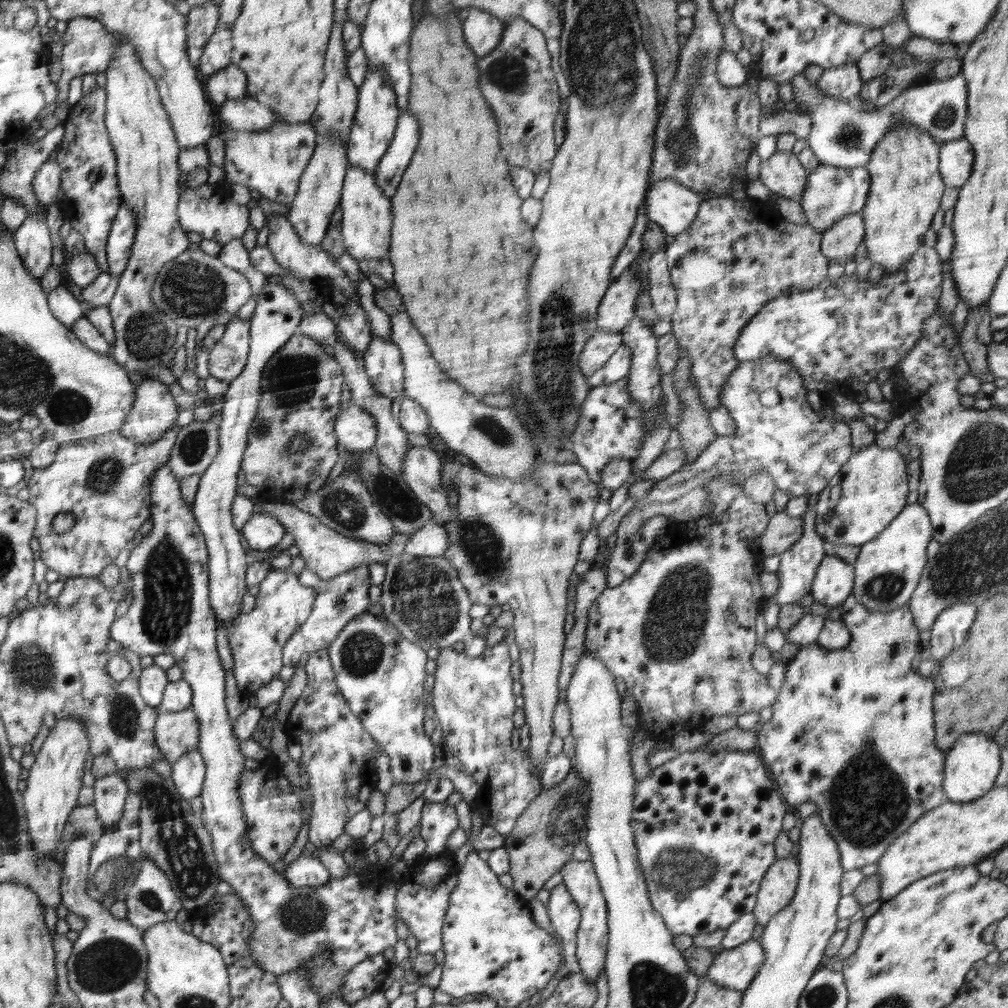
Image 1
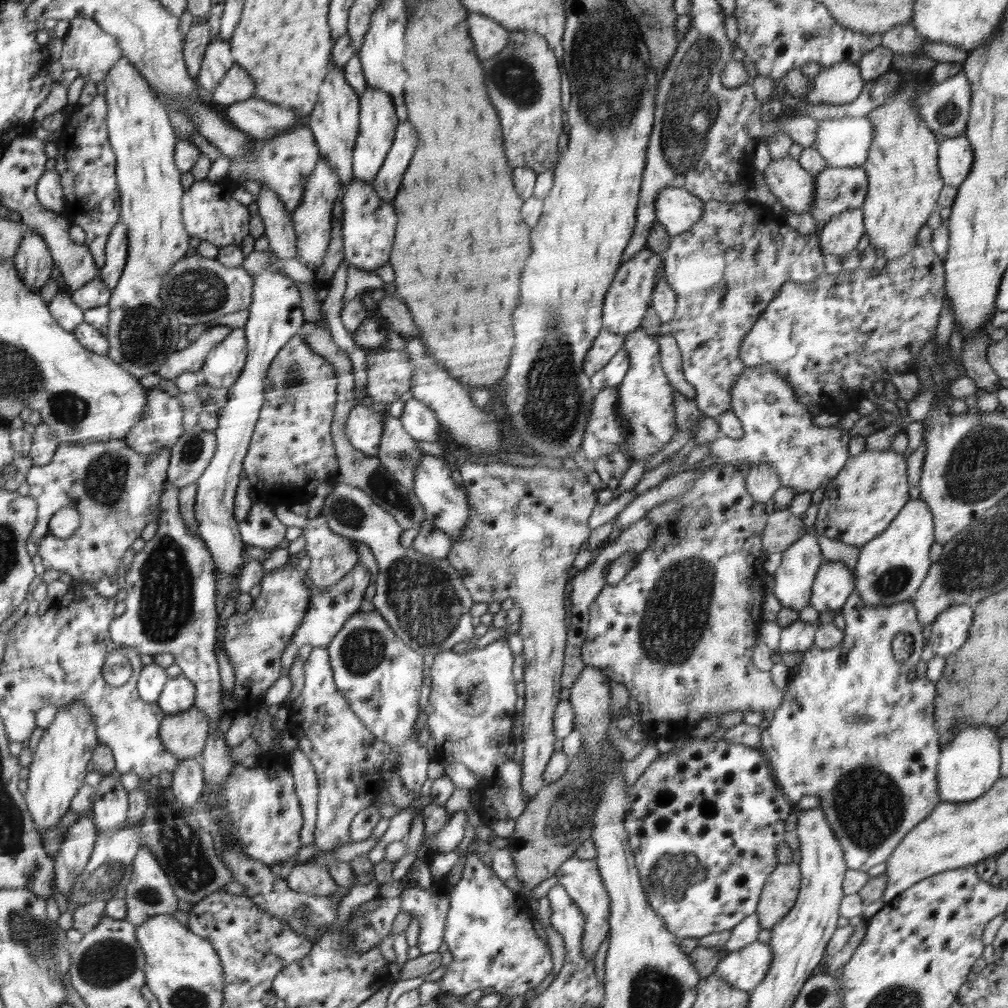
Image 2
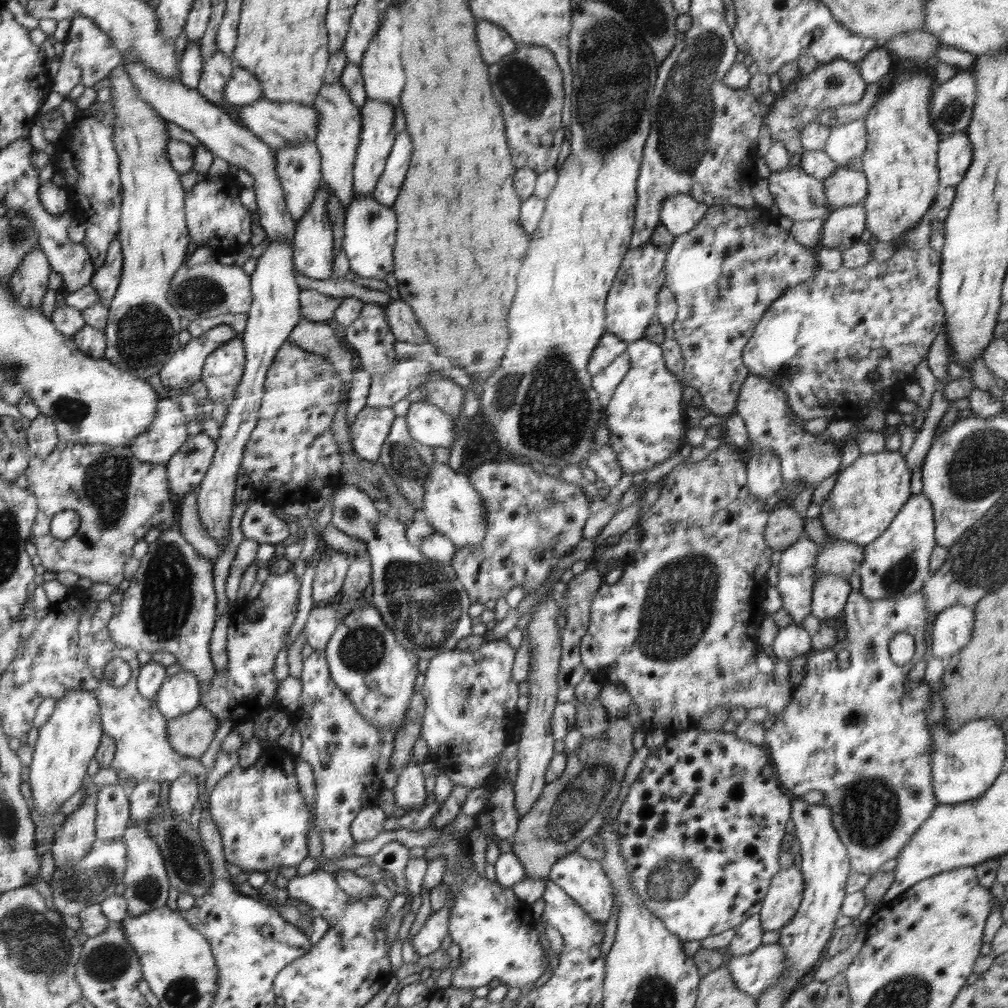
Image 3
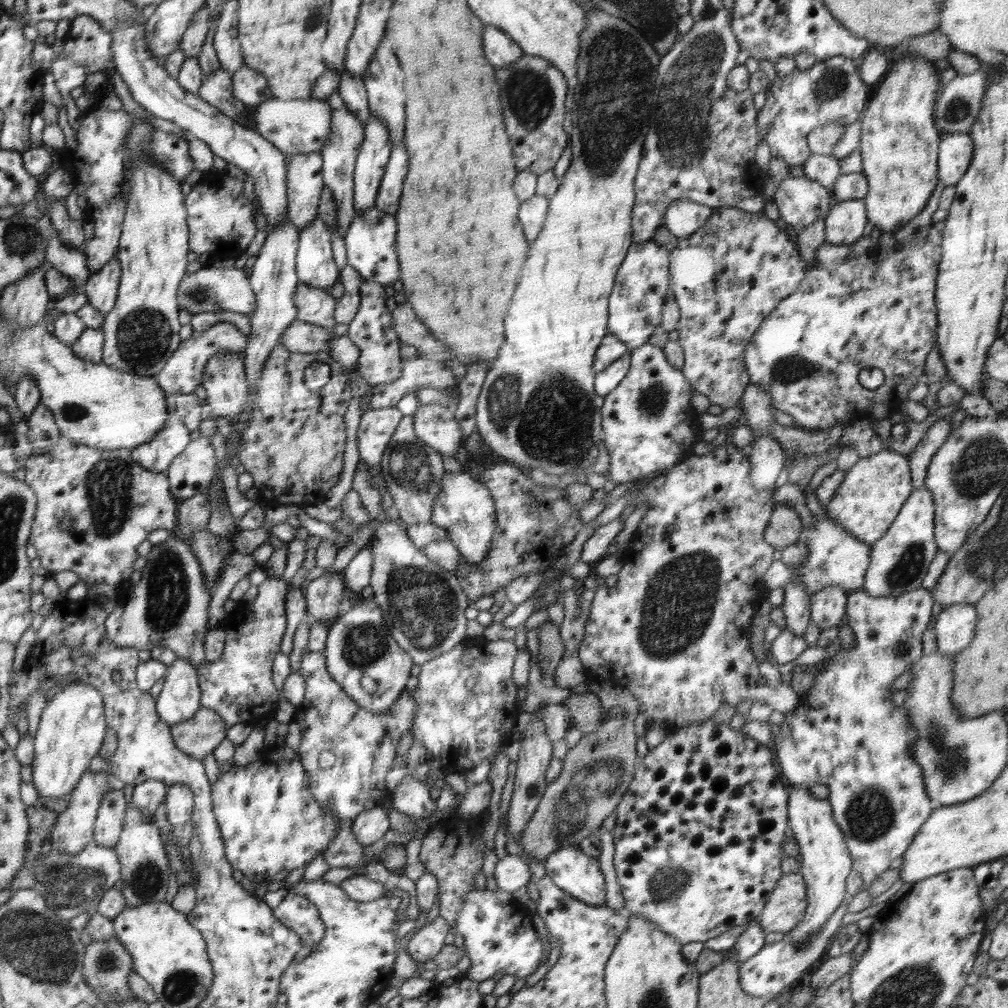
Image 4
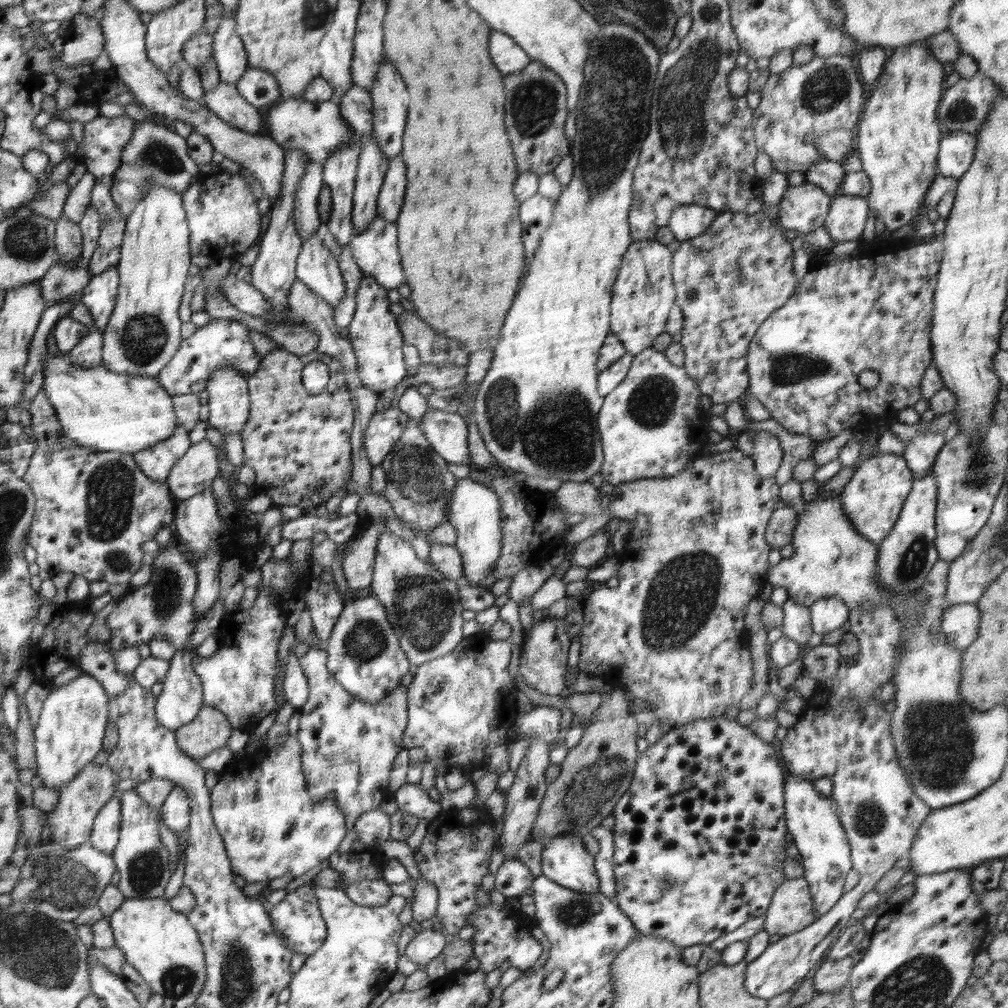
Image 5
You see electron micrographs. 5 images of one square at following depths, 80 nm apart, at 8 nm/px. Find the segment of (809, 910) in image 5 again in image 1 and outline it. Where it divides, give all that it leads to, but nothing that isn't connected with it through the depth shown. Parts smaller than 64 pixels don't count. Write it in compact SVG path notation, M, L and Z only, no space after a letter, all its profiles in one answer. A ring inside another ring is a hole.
M794 856L776 859L764 875L757 894L754 916L766 926L771 918L789 905L799 879L799 866Z

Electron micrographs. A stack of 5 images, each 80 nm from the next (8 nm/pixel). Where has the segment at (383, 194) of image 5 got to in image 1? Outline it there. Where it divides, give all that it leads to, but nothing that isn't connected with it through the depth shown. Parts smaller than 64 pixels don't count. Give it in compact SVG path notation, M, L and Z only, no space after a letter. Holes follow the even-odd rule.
M405 110L399 116L392 142L374 172L377 185L388 198L396 194L396 188L402 180L406 166L410 164L416 144L418 144L418 122Z

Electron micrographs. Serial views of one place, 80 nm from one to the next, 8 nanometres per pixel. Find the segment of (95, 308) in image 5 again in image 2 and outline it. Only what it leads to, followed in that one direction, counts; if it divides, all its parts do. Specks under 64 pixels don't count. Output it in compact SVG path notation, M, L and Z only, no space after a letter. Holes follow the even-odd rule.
M119 220L112 229L110 237L108 237L106 266L100 271L99 276L110 291L114 291L122 277L129 253L128 226L122 220Z

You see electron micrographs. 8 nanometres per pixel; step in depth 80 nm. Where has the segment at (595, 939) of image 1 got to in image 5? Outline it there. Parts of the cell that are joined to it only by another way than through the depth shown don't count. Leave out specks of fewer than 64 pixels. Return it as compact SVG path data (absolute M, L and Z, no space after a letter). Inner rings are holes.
M574 835L555 837L542 850L542 874L579 893L600 891L595 856L584 850L581 838L574 838Z

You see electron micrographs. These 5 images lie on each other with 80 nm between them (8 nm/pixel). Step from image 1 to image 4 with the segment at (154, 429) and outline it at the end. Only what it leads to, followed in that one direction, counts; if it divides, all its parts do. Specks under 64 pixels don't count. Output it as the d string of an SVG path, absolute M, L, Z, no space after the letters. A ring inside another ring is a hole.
M194 393L190 394L165 394L167 414L167 424L152 441L145 442L143 445L132 449L132 458L139 465L146 467L148 470L164 473L168 470L175 460L187 445L190 444L190 433L198 429L198 425L202 422L200 417L201 402Z

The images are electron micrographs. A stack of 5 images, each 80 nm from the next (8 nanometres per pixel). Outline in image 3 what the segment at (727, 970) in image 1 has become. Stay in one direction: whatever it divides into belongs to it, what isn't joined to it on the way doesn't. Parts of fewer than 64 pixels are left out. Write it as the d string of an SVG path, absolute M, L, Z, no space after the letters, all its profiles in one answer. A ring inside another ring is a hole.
M761 944L756 950L742 956L728 955L724 963L735 986L745 994L758 997L772 989L785 974L784 949L774 944Z

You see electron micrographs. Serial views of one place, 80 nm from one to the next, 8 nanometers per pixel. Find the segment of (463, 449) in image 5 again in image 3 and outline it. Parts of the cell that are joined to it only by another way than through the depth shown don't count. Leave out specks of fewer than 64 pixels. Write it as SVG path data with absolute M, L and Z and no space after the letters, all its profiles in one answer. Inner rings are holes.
M428 401L412 402L405 417L411 437L420 444L450 447L456 438L451 416Z

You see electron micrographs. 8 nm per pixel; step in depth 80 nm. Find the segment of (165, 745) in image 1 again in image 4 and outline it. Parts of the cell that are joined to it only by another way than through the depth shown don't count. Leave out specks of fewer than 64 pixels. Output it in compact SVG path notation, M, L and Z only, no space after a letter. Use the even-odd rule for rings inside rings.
M201 707L192 718L171 727L175 746L202 761L227 738L227 726L216 711Z

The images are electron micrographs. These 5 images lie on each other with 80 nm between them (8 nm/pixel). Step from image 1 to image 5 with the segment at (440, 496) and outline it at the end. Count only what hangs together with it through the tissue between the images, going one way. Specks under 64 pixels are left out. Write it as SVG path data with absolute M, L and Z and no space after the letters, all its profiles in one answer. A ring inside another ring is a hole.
M470 477L457 479L453 495L446 509L447 521L455 526L455 547L461 554L463 576L471 582L483 582L491 574L501 554L501 518L496 493L485 485L472 481Z

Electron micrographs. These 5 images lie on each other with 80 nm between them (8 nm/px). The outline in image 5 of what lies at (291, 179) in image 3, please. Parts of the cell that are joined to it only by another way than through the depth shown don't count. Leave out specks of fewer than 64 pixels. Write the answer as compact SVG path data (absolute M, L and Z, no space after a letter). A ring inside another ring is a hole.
M309 159L309 165L297 186L295 192L295 227L298 228L298 234L302 236L303 241L310 239L318 228L322 228L323 224L320 220L317 206L318 197L322 188L323 167Z

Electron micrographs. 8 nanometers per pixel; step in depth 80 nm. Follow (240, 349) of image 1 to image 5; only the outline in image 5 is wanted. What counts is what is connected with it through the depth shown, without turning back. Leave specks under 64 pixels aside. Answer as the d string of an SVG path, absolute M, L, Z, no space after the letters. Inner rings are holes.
M230 367L216 369L208 380L209 422L220 434L242 432L251 412L250 384Z

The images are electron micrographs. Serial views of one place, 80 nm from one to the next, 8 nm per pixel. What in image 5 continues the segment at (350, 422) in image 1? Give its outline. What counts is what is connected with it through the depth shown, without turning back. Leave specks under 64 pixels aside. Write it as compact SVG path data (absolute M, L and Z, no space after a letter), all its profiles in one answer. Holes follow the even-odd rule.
M398 407L375 412L364 432L364 450L373 466L382 464L404 432L409 416Z

